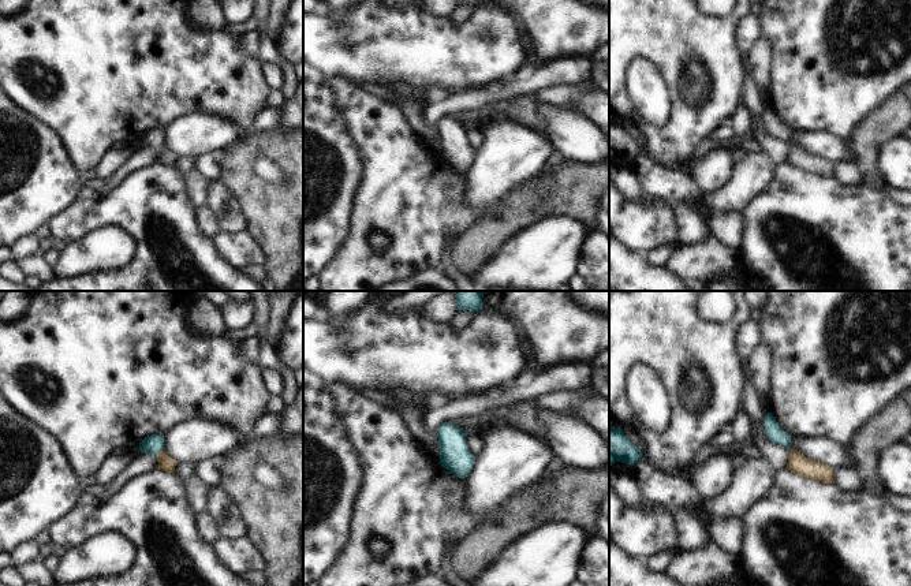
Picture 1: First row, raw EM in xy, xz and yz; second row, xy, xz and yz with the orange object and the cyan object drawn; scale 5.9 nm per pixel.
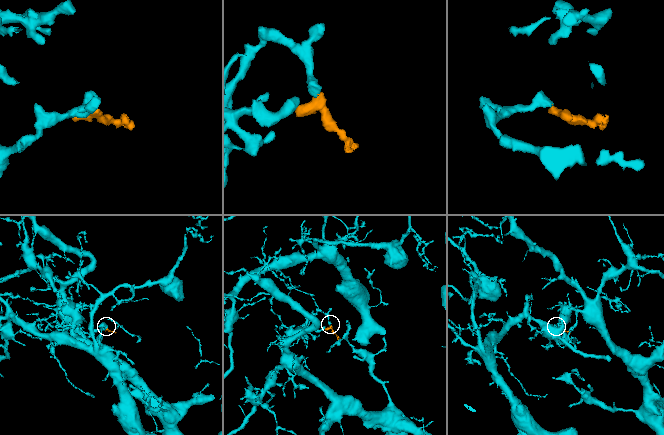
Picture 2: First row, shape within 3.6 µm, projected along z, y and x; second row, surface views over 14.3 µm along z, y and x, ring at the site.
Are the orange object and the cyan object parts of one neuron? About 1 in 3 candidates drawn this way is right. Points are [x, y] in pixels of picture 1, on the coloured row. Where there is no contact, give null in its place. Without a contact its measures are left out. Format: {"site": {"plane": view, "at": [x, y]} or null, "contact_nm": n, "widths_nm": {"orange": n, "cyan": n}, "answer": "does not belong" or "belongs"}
{"site": {"plane": "xy", "at": [161, 451]}, "contact_nm": 70, "widths_nm": {"orange": 90, "cyan": 110}, "answer": "belongs"}

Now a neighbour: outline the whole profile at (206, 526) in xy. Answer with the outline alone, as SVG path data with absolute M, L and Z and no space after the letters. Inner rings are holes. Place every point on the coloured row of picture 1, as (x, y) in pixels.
M206 511L195 515L195 526L199 535L208 544L213 544L219 540L217 525Z

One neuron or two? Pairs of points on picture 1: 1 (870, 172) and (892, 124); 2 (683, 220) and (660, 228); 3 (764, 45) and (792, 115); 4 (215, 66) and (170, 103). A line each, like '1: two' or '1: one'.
1: one
2: two
3: two
4: one

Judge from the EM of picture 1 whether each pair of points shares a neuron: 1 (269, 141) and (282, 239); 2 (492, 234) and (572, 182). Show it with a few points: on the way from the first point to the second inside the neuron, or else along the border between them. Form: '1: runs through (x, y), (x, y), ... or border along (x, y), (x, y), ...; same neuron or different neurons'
1: runs through (288, 165), (288, 215); same neuron
2: runs through (512, 213), (518, 209), (538, 208), (552, 202); same neuron

